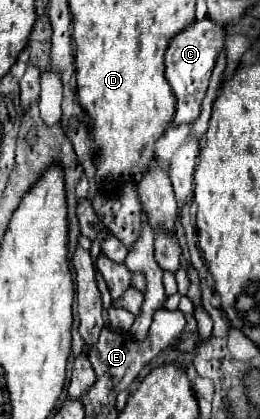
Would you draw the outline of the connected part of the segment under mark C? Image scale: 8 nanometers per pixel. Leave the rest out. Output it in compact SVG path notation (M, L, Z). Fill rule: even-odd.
M204 17L200 21L194 21L192 25L188 25L186 29L182 29L180 33L176 33L166 49L166 79L176 95L176 113L170 125L178 127L178 125L190 125L198 119L200 115L200 105L202 99L206 95L208 89L208 81L216 63L216 55L220 53L220 49L224 47L224 29L214 23L212 19Z

